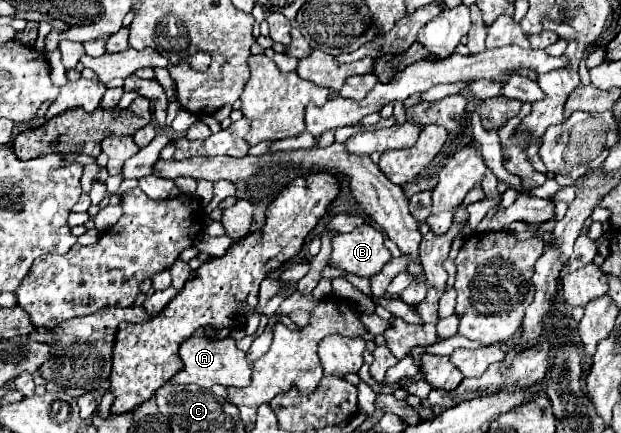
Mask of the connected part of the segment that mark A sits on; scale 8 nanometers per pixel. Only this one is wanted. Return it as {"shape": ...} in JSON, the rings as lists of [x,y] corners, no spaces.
{"shape":[[[198,328],[192,338],[180,344],[180,358],[184,368],[170,380],[172,384],[198,384],[202,388],[210,388],[212,384],[222,386],[248,386],[252,376],[252,362],[248,360],[248,352],[236,348],[232,336],[226,338],[212,338],[204,334],[204,328]]]}

